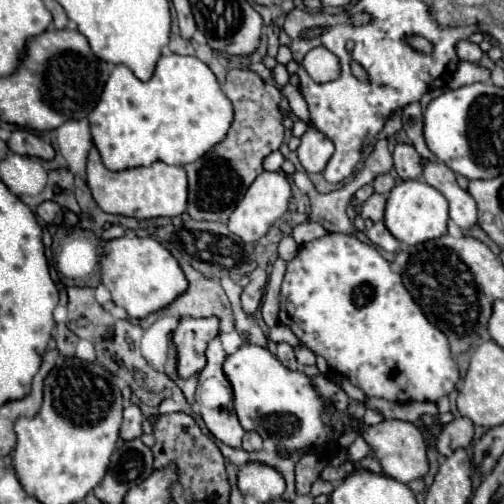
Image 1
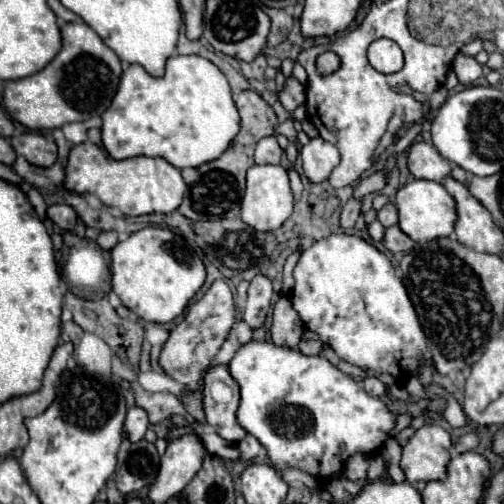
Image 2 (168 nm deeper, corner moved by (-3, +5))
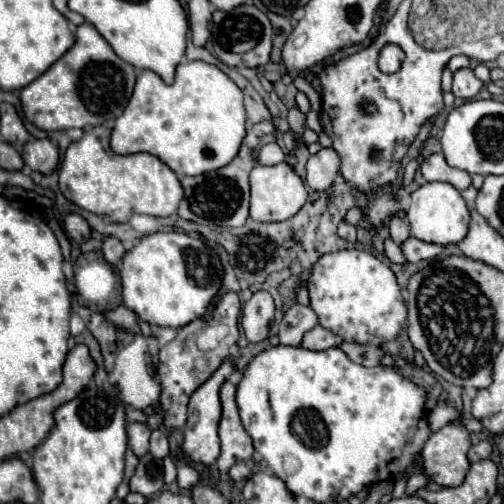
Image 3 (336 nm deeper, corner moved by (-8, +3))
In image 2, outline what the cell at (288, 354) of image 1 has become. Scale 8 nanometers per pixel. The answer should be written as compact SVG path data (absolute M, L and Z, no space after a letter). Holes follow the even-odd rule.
M281 297L275 305L275 313L273 313L273 325L271 325L271 337L273 343L279 347L289 347L289 349L297 349L297 343L301 339L305 325L299 319L299 315L295 313L291 299L289 297Z

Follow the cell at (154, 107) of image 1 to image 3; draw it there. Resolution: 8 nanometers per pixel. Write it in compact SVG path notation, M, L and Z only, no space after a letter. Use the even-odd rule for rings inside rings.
M182 61L176 67L176 77L172 85L166 85L154 71L142 71L136 79L136 87L128 107L116 119L110 147L118 155L150 153L162 159L178 175L202 175L228 165L246 135L246 111L242 105L242 91L224 75L216 65L204 61Z

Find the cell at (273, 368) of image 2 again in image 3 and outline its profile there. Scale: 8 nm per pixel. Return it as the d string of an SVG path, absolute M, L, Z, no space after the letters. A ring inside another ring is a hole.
M276 345L276 347L270 347L266 351L260 351L248 363L248 367L244 369L242 379L238 383L238 389L236 389L236 403L238 403L238 409L240 409L240 419L242 419L244 429L248 431L248 435L254 441L256 453L260 453L262 459L272 467L272 471L288 485L292 495L296 495L296 497L304 495L306 499L312 499L314 503L342 501L342 499L348 499L350 495L358 493L366 485L402 477L404 469L412 463L414 455L418 455L422 451L422 445L430 437L428 421L424 417L424 401L426 401L424 391L418 385L414 385L412 381L408 381L402 375L398 375L392 367L372 367L372 369L368 369L368 367L356 365L338 347L324 349L324 351L310 351L310 349L304 349L304 347Z

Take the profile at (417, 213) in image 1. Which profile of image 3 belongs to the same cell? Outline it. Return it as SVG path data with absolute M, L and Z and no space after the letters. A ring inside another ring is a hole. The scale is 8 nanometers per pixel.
M426 183L412 193L410 207L406 209L406 219L410 223L410 233L420 241L450 245L466 237L470 213L466 201L458 193L458 189L454 189L450 183Z

